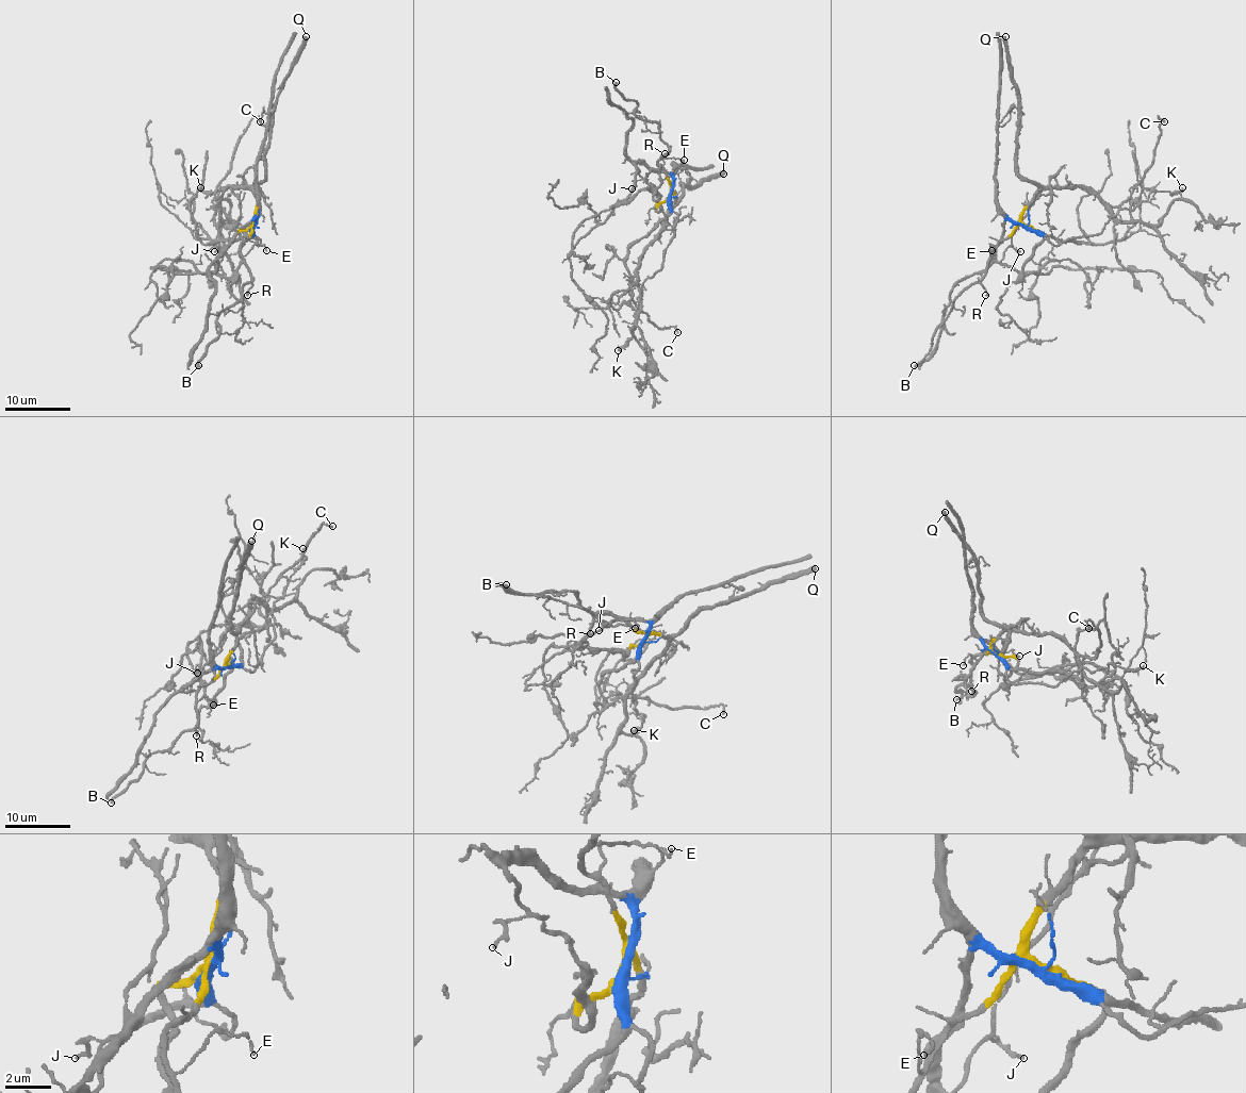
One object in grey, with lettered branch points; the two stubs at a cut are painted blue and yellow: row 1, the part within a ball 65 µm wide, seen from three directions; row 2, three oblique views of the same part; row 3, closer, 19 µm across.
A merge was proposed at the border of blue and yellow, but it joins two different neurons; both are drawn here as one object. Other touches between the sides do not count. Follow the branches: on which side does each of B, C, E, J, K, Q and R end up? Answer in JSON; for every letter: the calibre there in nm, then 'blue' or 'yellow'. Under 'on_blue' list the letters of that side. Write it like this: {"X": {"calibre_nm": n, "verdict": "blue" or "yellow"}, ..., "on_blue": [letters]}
{"B": {"calibre_nm": 200, "verdict": "yellow"}, "C": {"calibre_nm": 180, "verdict": "yellow"}, "E": {"calibre_nm": 80, "verdict": "yellow"}, "J": {"calibre_nm": 170, "verdict": "blue"}, "K": {"calibre_nm": 190, "verdict": "blue"}, "Q": {"calibre_nm": 440, "verdict": "yellow"}, "R": {"calibre_nm": 200, "verdict": "yellow"}, "on_blue": ["J", "K"]}

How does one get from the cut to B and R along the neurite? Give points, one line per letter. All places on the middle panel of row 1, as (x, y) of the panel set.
B: (669, 193), (668, 175), (657, 165), (668, 151), (659, 126), (636, 115), (636, 102), (625, 97), (617, 83)
R: (669, 193), (668, 175), (657, 165), (665, 153)

